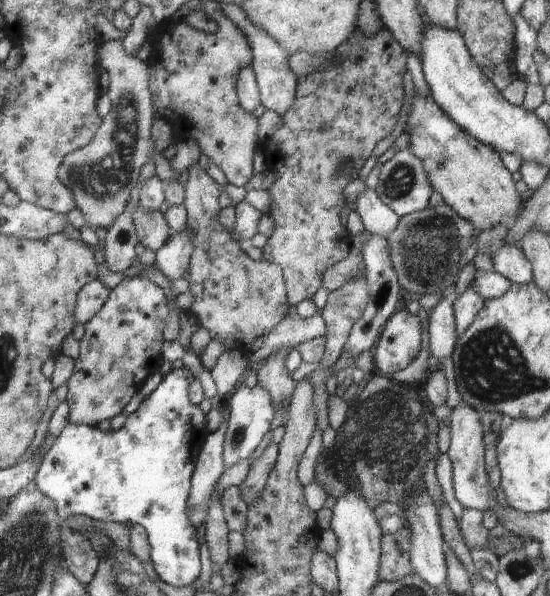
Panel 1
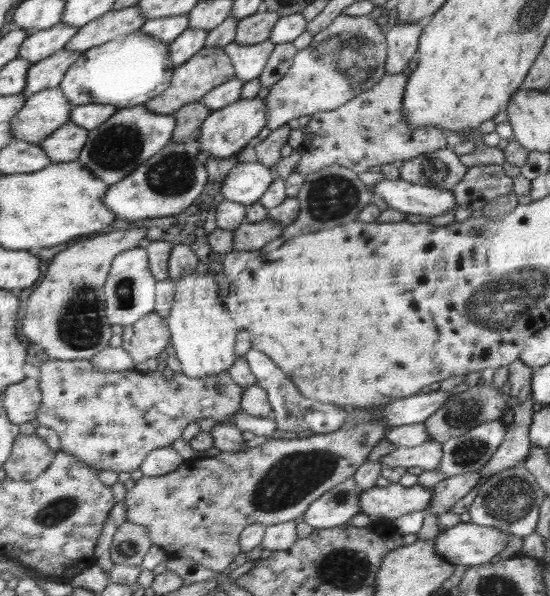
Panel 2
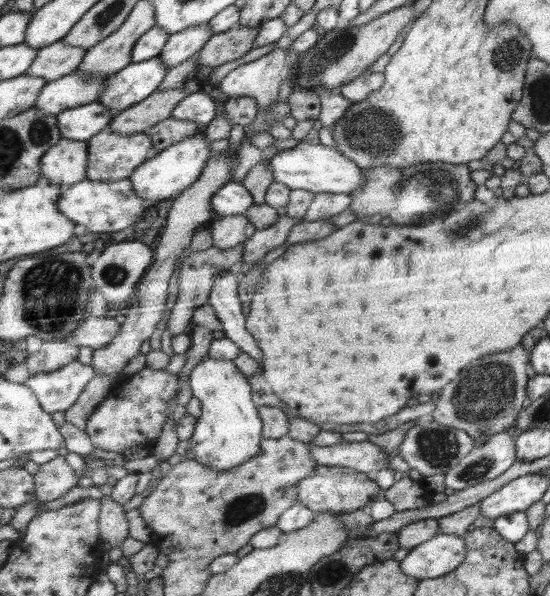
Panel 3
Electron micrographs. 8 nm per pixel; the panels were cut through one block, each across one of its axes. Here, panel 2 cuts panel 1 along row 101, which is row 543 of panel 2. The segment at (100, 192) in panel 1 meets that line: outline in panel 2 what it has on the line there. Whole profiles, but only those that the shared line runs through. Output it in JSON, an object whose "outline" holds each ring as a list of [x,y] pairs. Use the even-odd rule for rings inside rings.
{"outline":[[[126,521],[113,534],[110,545],[111,559],[115,564],[139,566],[151,546],[152,542],[148,538],[146,528],[132,521]]]}

